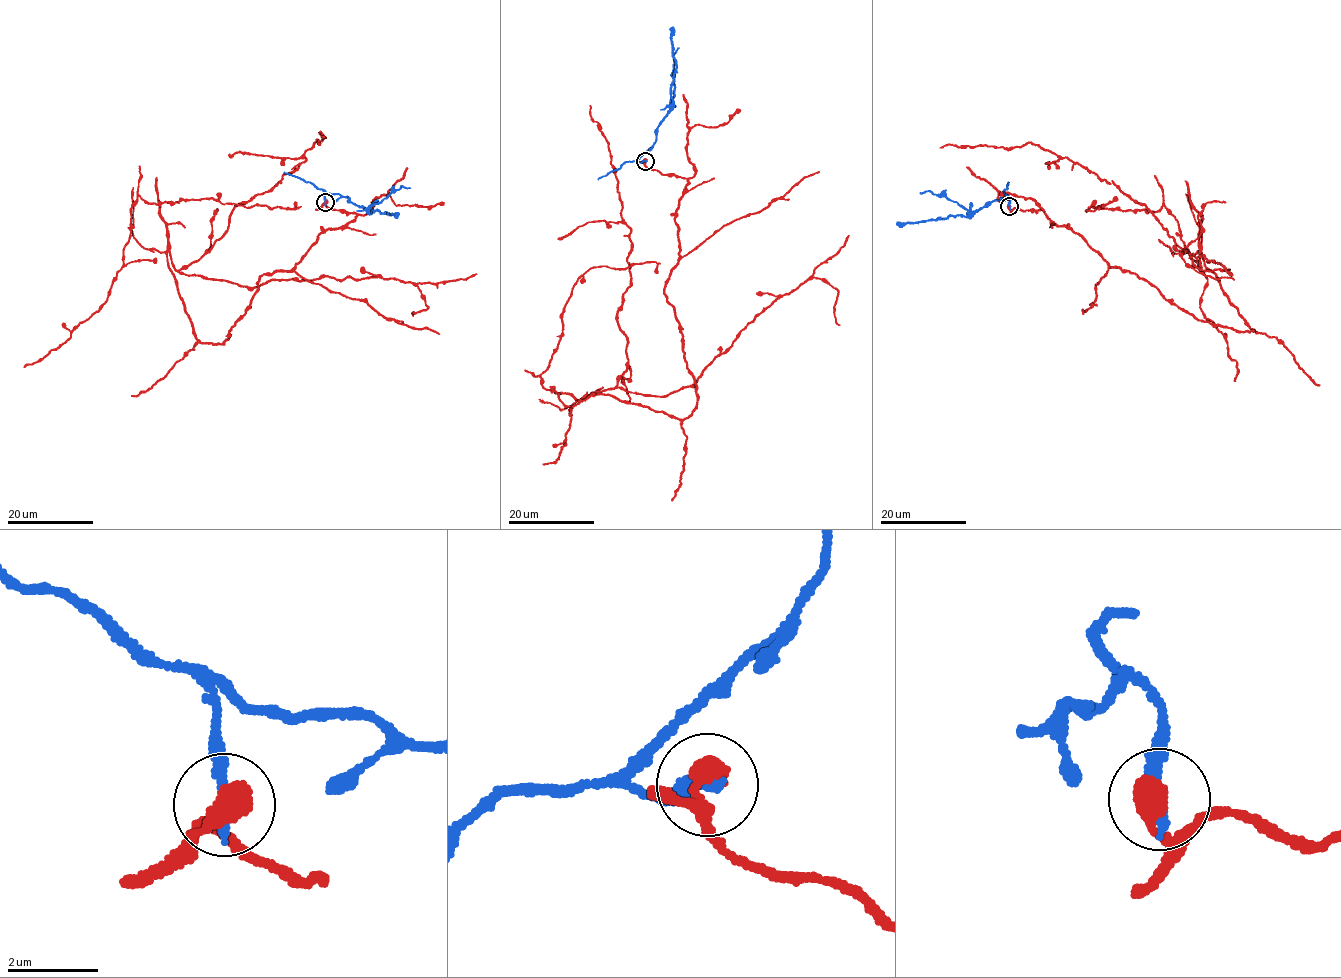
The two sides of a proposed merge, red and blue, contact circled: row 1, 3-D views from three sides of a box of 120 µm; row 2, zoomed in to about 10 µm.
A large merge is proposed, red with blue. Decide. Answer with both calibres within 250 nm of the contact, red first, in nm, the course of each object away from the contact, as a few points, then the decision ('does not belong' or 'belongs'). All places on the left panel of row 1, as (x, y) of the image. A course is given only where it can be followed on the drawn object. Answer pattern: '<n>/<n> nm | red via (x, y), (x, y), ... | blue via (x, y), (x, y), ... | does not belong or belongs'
550/280 nm | red via (325, 202), (355, 218), (262, 276), (228, 338), (198, 341), (167, 252), (176, 270), (209, 252), (322, 133) | blue via (325, 202), (324, 190), (347, 197), (371, 212), (377, 210), (399, 215) | does not belong

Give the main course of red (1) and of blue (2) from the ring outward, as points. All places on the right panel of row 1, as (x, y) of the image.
1: (1009, 206), (1040, 209), (1198, 319), (1253, 331), (1201, 252), (1200, 269), (1086, 168), (1026, 142), (940, 147)
2: (1009, 206), (1009, 197), (1006, 195), (966, 216), (949, 215), (897, 224)

